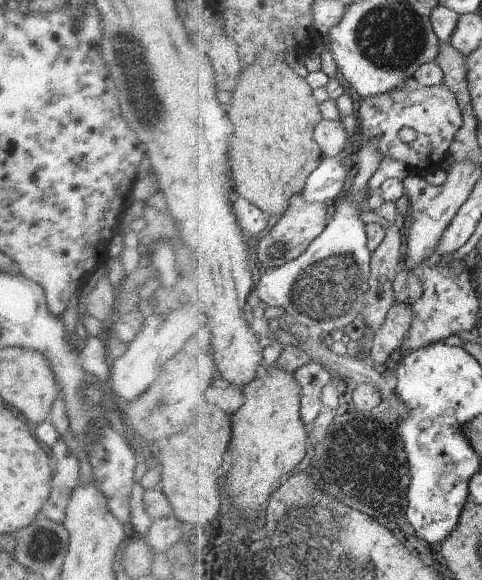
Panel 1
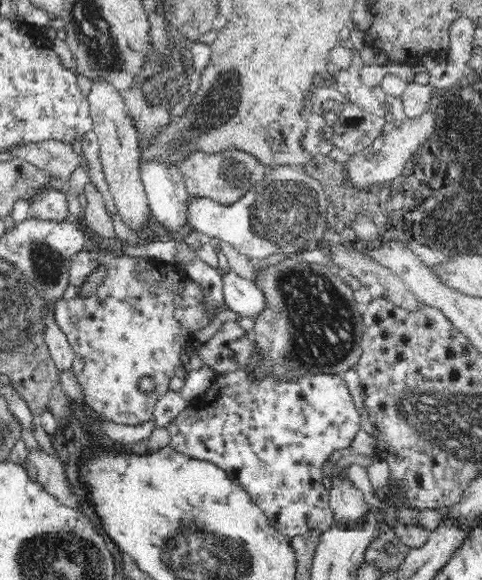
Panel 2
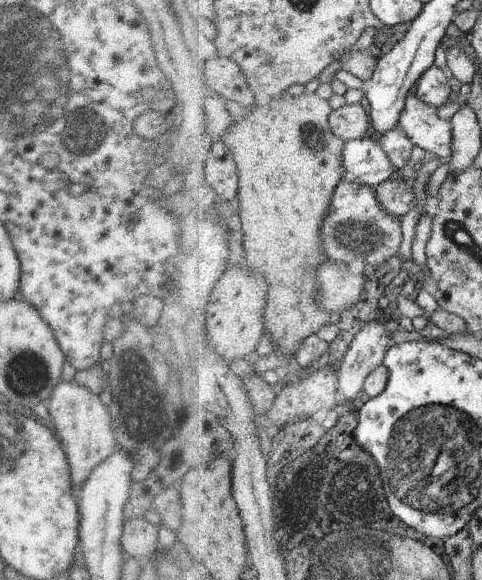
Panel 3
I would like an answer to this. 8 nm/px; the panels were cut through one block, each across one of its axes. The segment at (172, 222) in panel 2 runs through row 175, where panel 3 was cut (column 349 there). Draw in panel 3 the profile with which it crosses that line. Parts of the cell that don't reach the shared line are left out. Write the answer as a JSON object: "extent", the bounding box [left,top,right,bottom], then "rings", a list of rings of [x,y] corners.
{"extent":[344,135,398,187],"rings":[[[372,135],[347,142],[344,166],[348,181],[371,187],[379,187],[398,171],[384,147]]]}

